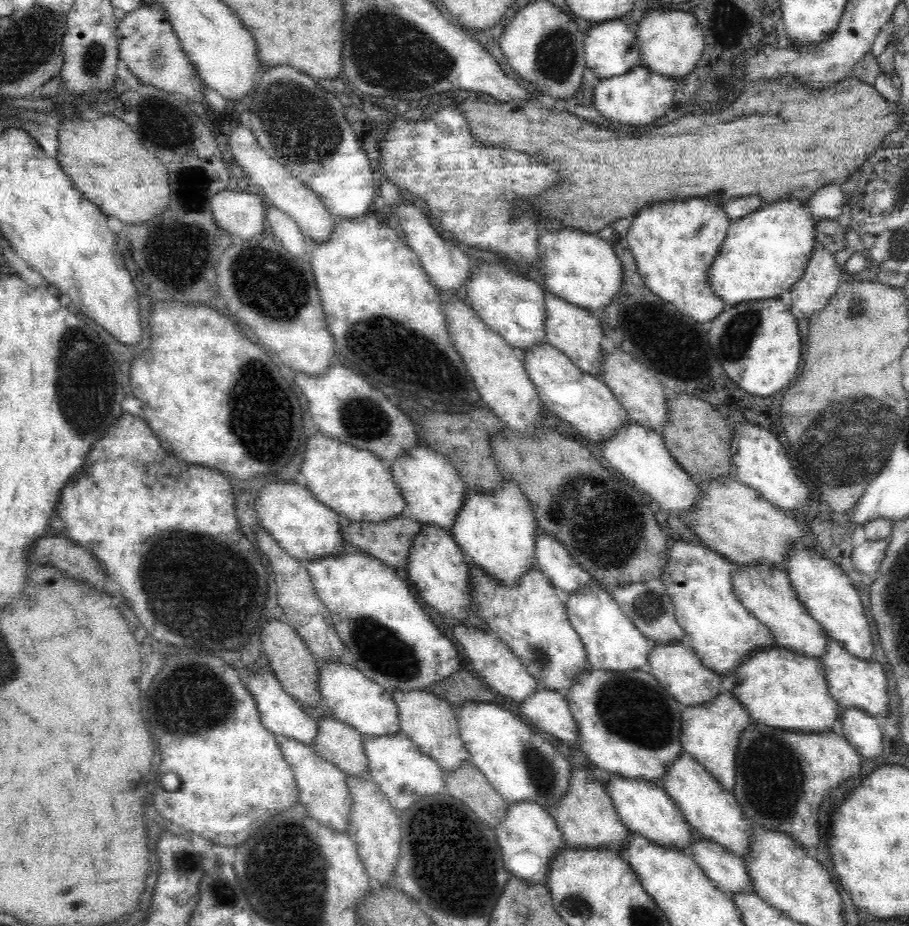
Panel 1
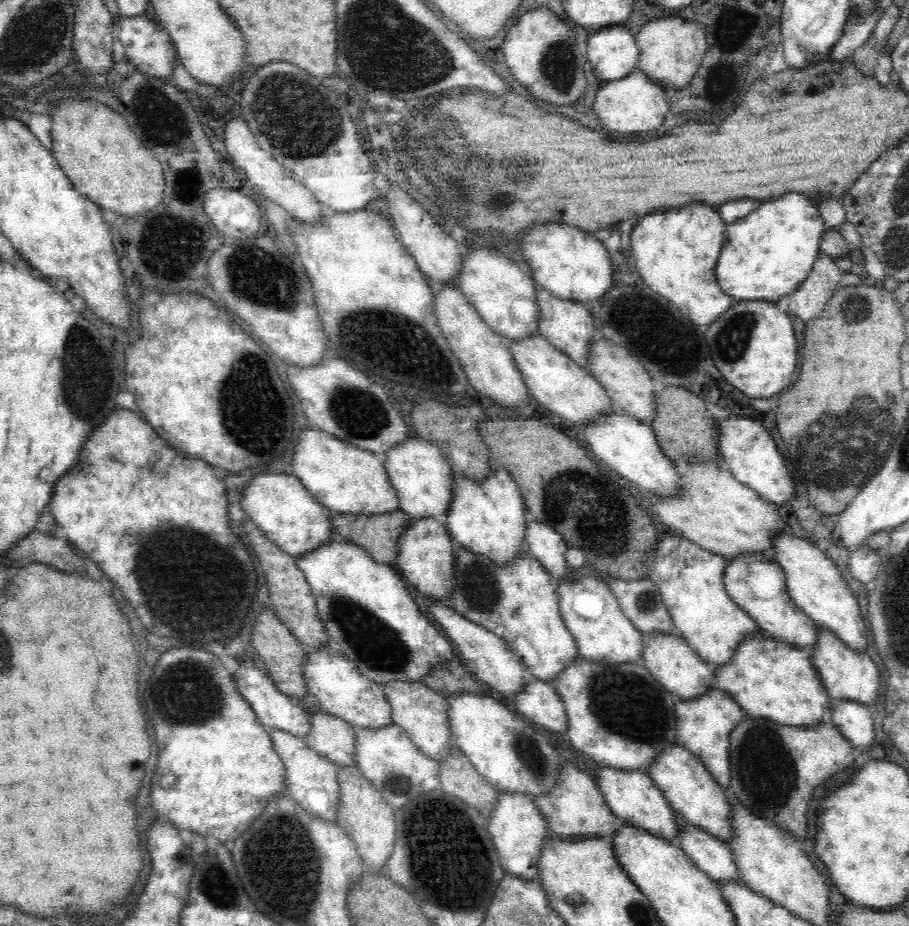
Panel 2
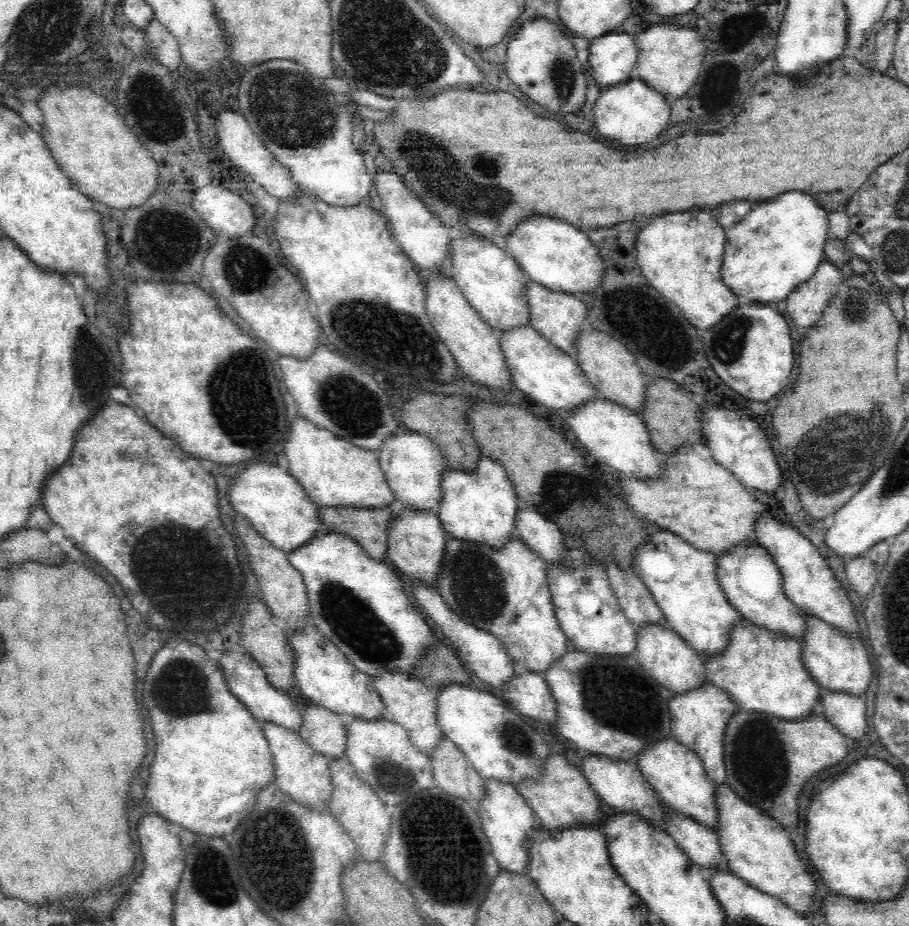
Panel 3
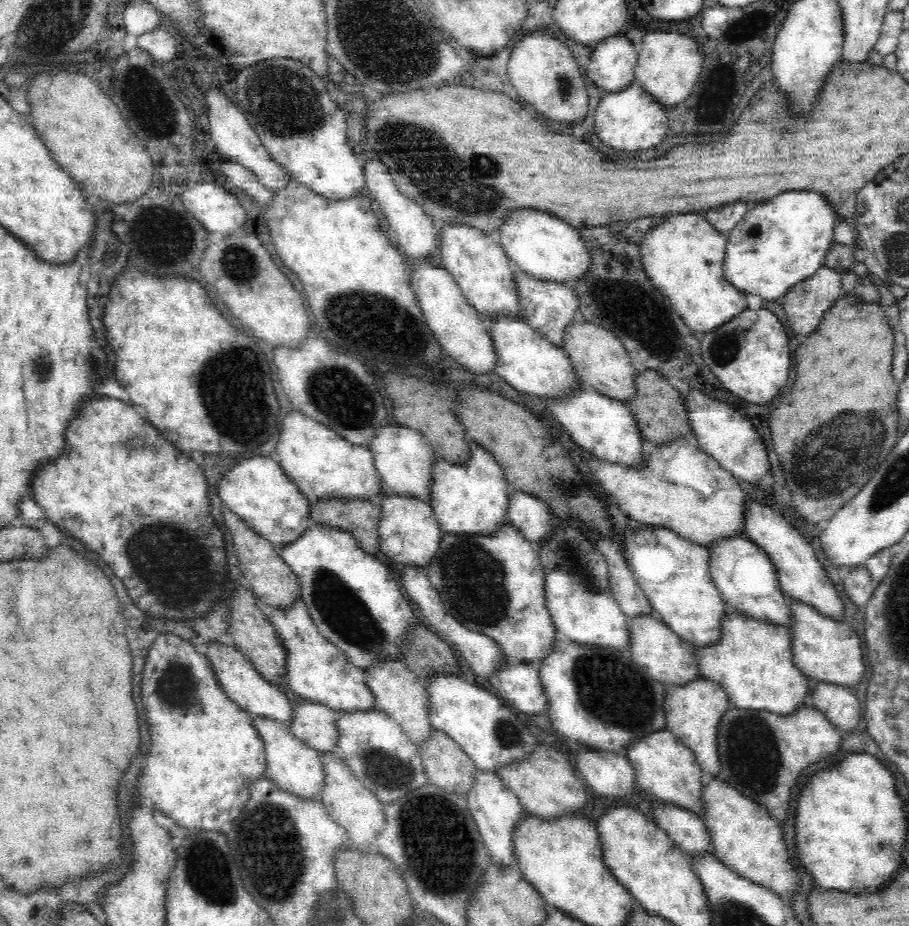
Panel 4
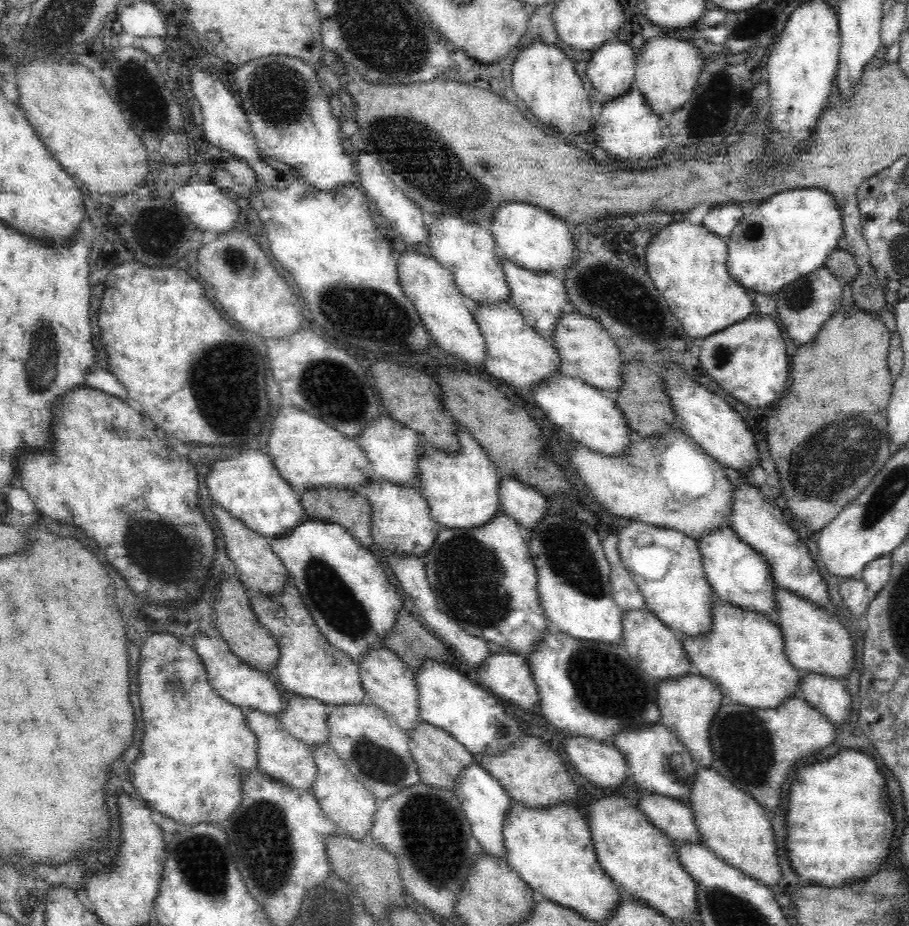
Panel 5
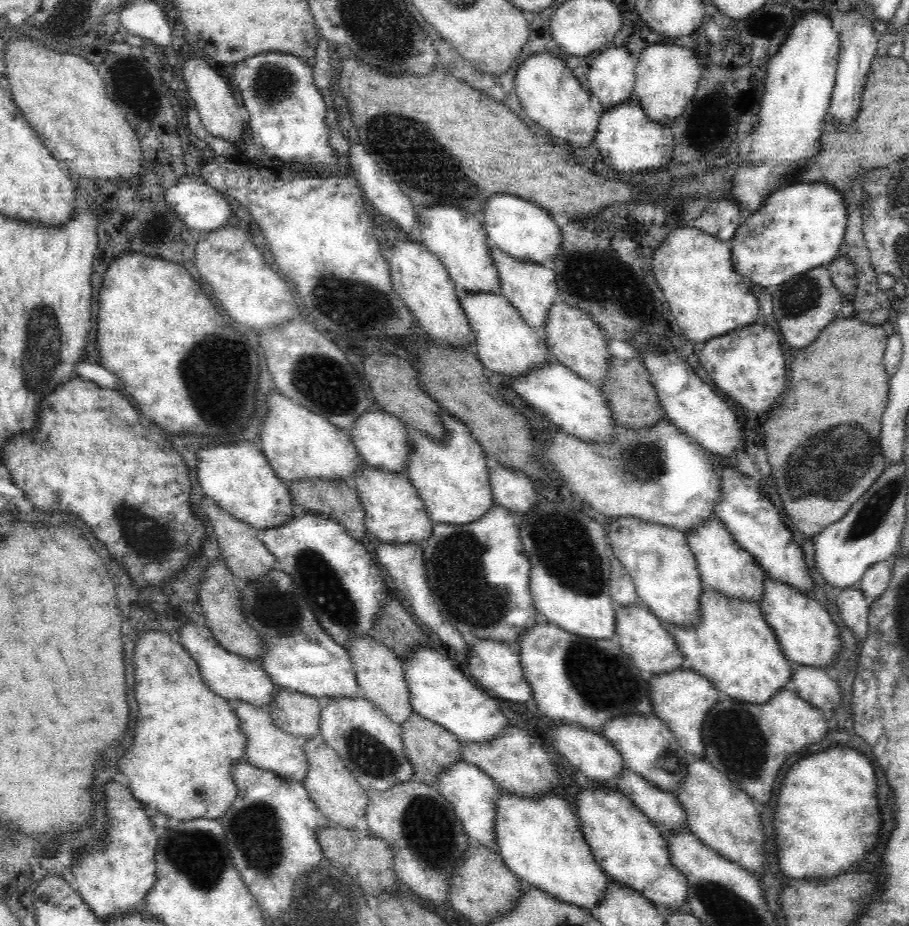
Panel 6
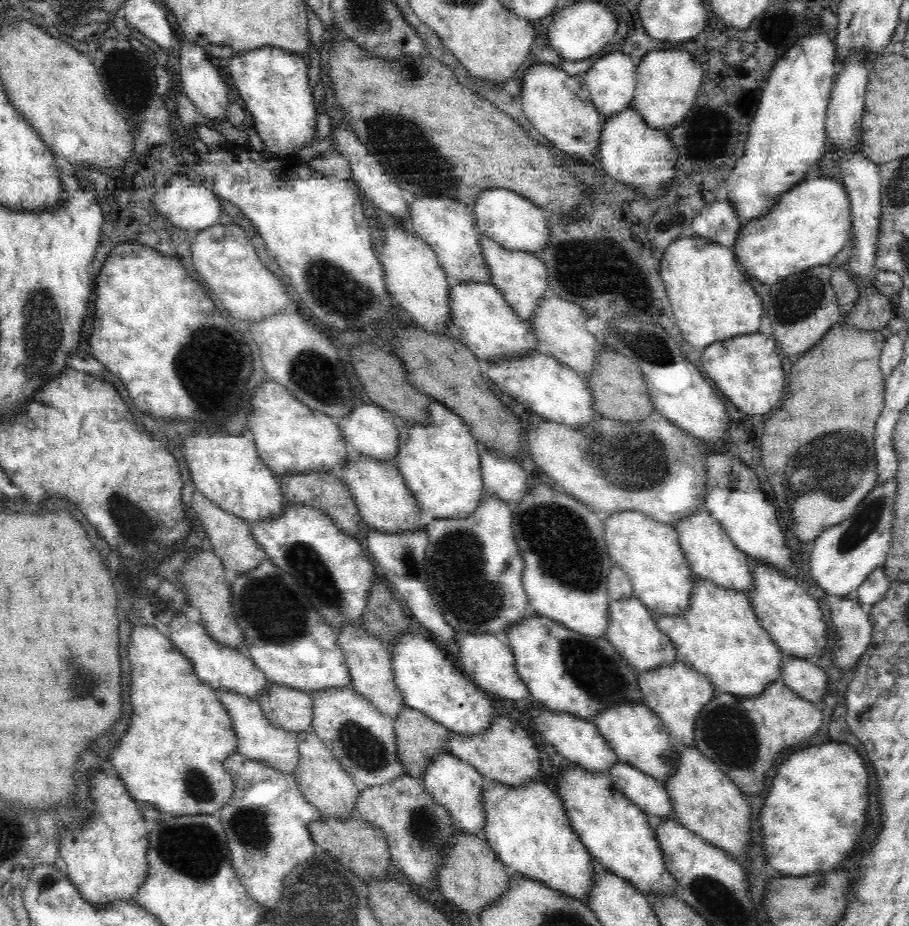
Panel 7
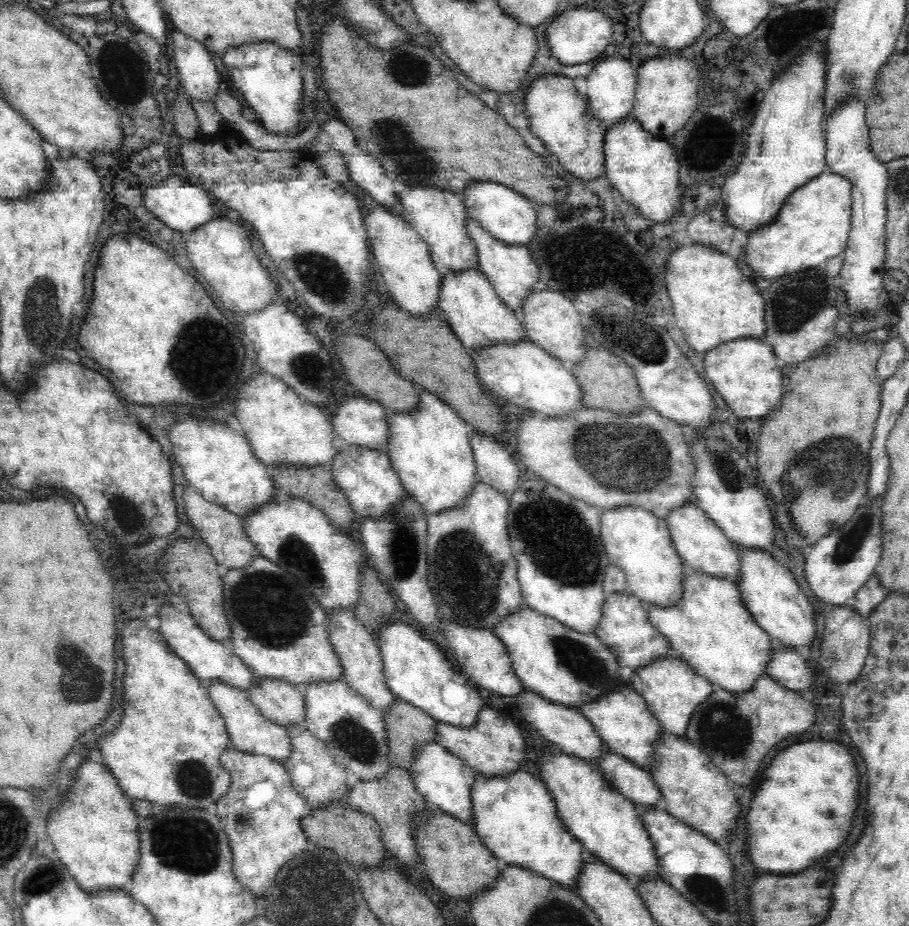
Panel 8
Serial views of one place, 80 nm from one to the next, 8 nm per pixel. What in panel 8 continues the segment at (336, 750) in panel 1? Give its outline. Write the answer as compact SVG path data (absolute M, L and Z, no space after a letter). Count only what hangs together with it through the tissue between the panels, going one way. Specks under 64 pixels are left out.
M256 677L253 686L244 691L252 705L268 720L282 726L304 723L304 699L296 684Z

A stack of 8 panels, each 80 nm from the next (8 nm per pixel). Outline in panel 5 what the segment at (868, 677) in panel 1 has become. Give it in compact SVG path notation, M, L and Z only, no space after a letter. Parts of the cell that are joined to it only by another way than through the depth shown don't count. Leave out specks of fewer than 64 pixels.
M785 588L773 590L772 622L780 629L784 652L799 672L817 672L834 678L846 678L854 668L853 640L850 633L829 609L797 596Z

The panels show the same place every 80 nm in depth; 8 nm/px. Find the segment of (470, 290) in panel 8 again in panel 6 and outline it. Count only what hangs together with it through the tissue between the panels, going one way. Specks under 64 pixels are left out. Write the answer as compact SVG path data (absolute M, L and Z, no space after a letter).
M461 291L458 292L459 307L465 316L465 322L469 326L469 332L473 336L473 351L477 354L479 361L483 364L487 373L492 377L496 374L499 376L509 377L510 375L519 375L525 373L528 369L541 365L544 361L551 359L545 348L544 339L541 331L536 331L533 327L528 326L524 319L517 313L517 310L508 302L501 293L492 291Z

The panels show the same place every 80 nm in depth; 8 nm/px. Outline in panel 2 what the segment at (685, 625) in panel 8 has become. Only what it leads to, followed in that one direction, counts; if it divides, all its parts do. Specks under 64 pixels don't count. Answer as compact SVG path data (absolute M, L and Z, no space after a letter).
M767 635L749 636L736 648L732 658L714 669L717 688L728 692L748 717L762 717L780 725L811 727L829 721L832 699L828 696L819 675L811 662L812 652L808 647L800 649L788 643L776 642Z

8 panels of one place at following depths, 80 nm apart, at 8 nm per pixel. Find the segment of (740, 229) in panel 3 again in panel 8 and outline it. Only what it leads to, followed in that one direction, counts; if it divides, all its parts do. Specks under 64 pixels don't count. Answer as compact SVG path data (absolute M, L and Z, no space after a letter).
M831 170L822 171L788 196L774 222L766 225L762 231L755 231L748 235L746 246L743 248L746 264L752 268L754 274L774 280L799 270L816 268L826 263L829 258L841 255L848 244L851 230L851 206L852 183L848 177L840 176Z

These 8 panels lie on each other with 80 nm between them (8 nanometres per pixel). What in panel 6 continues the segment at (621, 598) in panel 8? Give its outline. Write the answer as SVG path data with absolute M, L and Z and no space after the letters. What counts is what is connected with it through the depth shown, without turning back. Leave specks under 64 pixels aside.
M641 604L615 605L613 620L616 620L613 639L617 641L619 649L628 657L628 660L643 674L658 674L680 669L683 663L681 652L674 639L668 635L662 622L649 609Z

